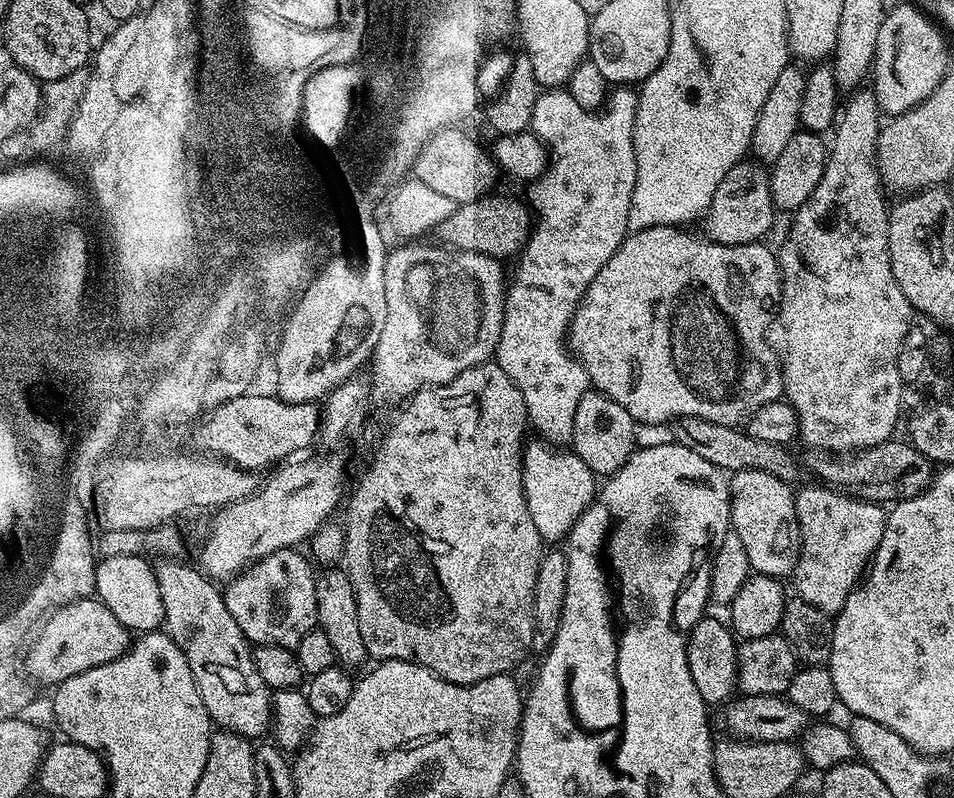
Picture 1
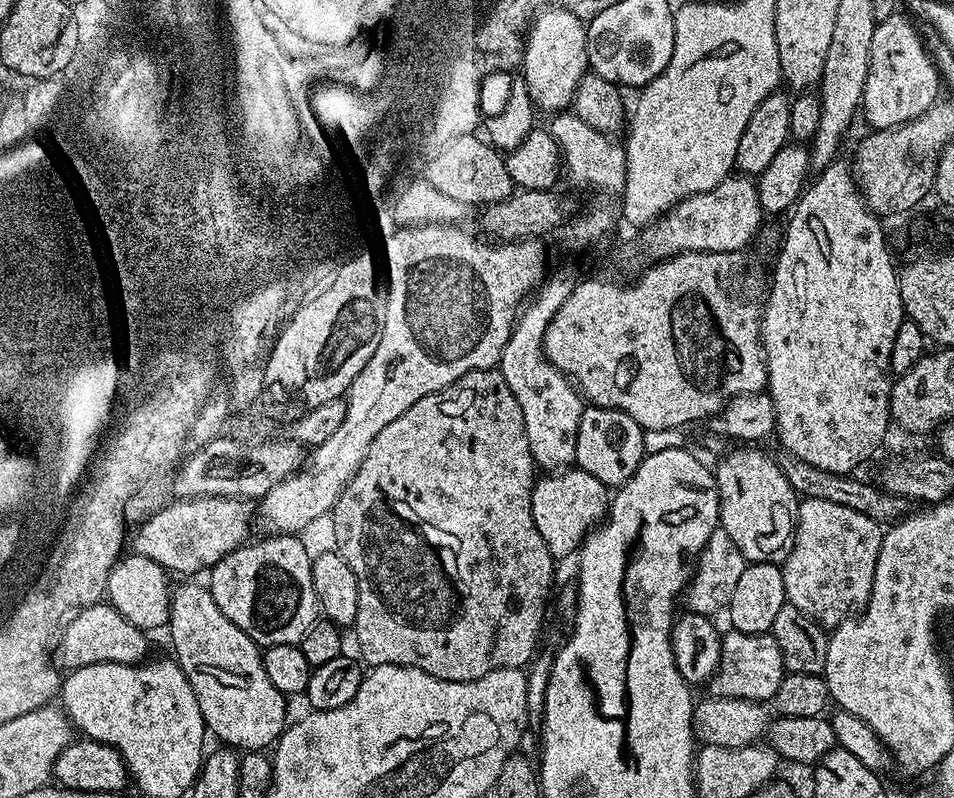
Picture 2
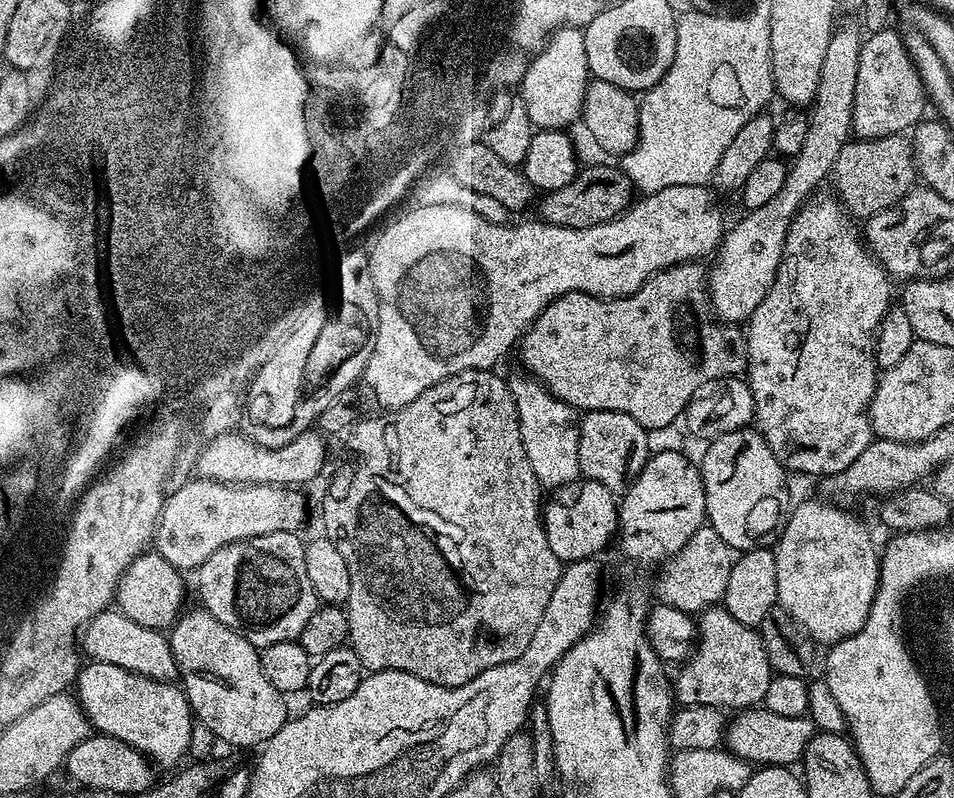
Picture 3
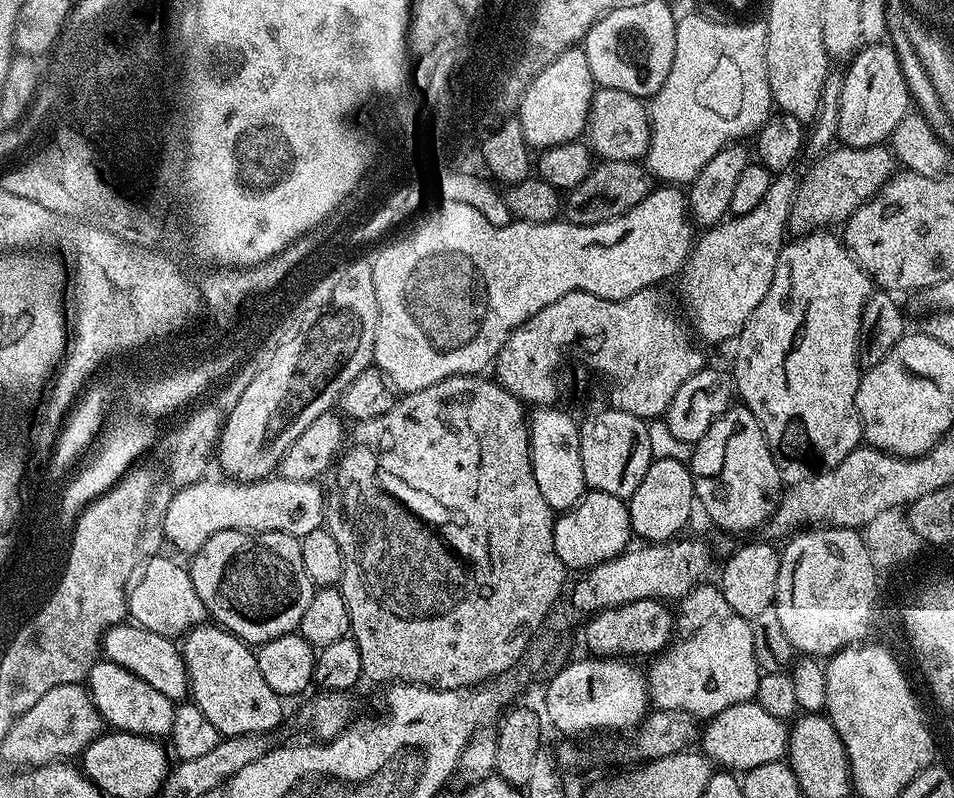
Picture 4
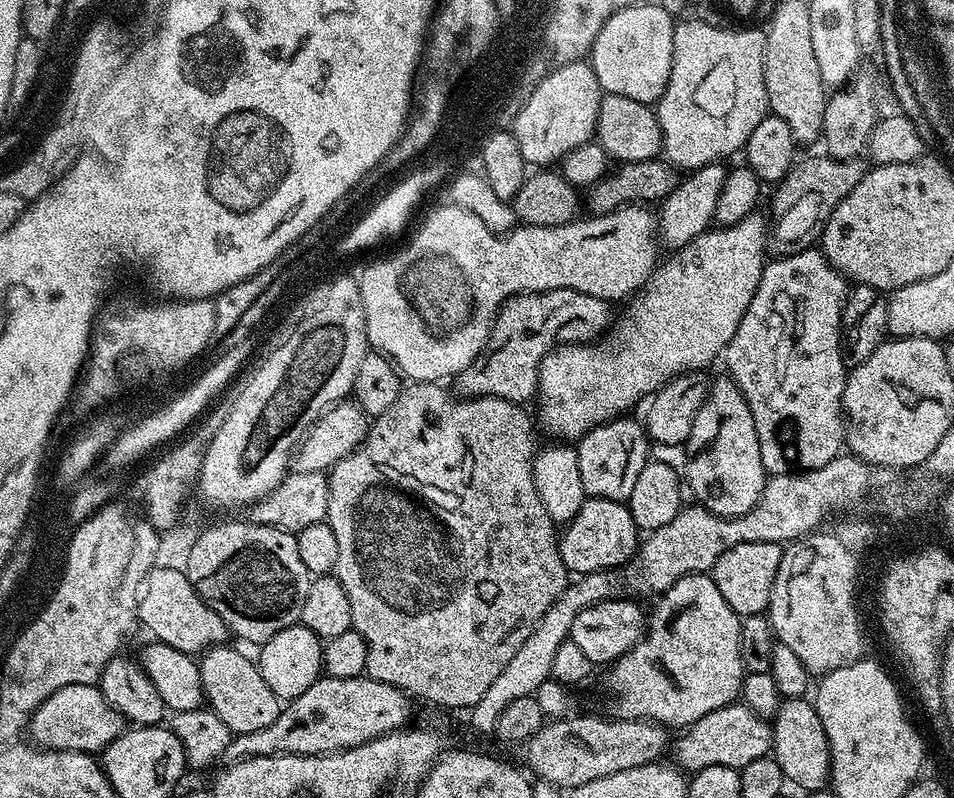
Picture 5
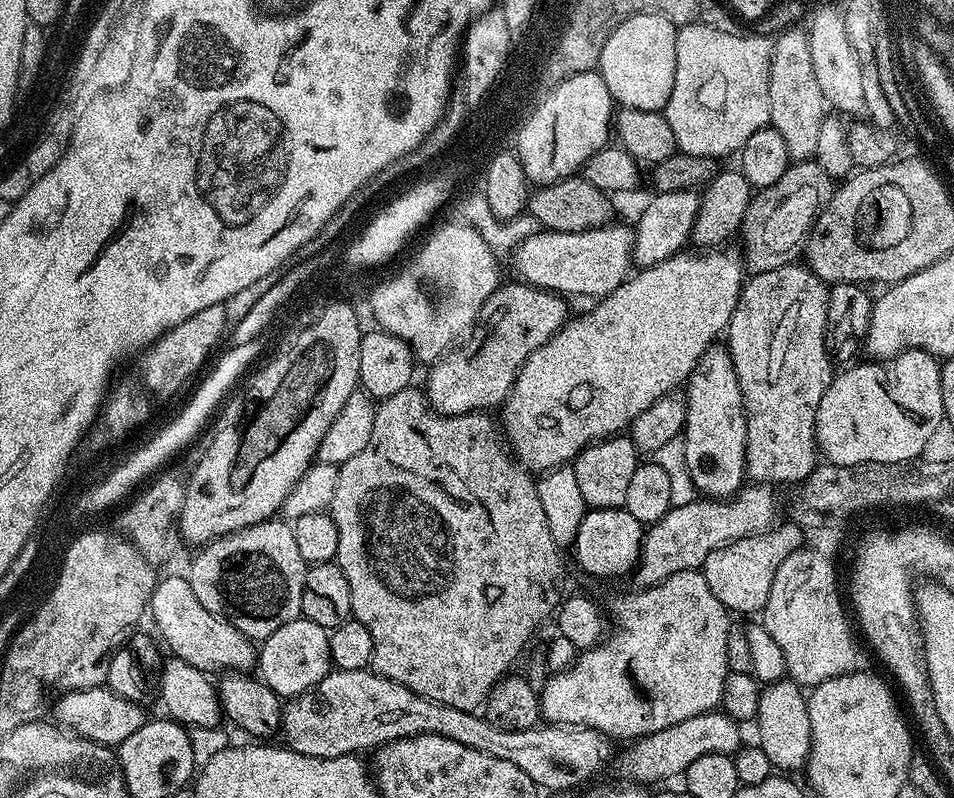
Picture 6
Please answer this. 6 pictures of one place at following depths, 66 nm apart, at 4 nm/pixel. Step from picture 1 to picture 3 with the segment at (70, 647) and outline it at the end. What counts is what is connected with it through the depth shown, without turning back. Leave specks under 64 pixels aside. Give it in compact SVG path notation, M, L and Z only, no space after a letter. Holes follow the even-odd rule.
M119 610L100 612L81 633L81 651L101 664L122 666L139 676L151 680L172 682L177 679L176 659L172 653L172 641L163 631L147 628L134 622Z

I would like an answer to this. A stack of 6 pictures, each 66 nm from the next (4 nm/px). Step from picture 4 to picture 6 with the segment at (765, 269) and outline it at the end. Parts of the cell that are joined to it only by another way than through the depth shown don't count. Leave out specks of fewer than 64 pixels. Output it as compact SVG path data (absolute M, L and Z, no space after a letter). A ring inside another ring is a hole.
M721 246L718 248L709 248L707 250L681 250L676 252L666 262L658 262L649 268L640 268L635 274L629 275L624 284L614 290L608 296L601 296L595 301L596 304L589 310L585 316L569 319L543 344L534 350L522 366L522 370L516 375L516 381L512 387L512 393L502 405L504 411L504 420L502 419L502 428L506 433L509 445L519 463L527 466L529 469L547 470L550 468L559 468L575 461L576 455L584 448L589 448L597 440L607 440L609 436L623 433L658 398L662 398L668 392L675 392L687 381L688 375L694 370L694 366L708 348L717 343L716 340L725 335L728 330L728 323L734 314L734 310L740 301L740 292L744 289L746 283L746 260L743 255L740 256L732 249L732 246Z

